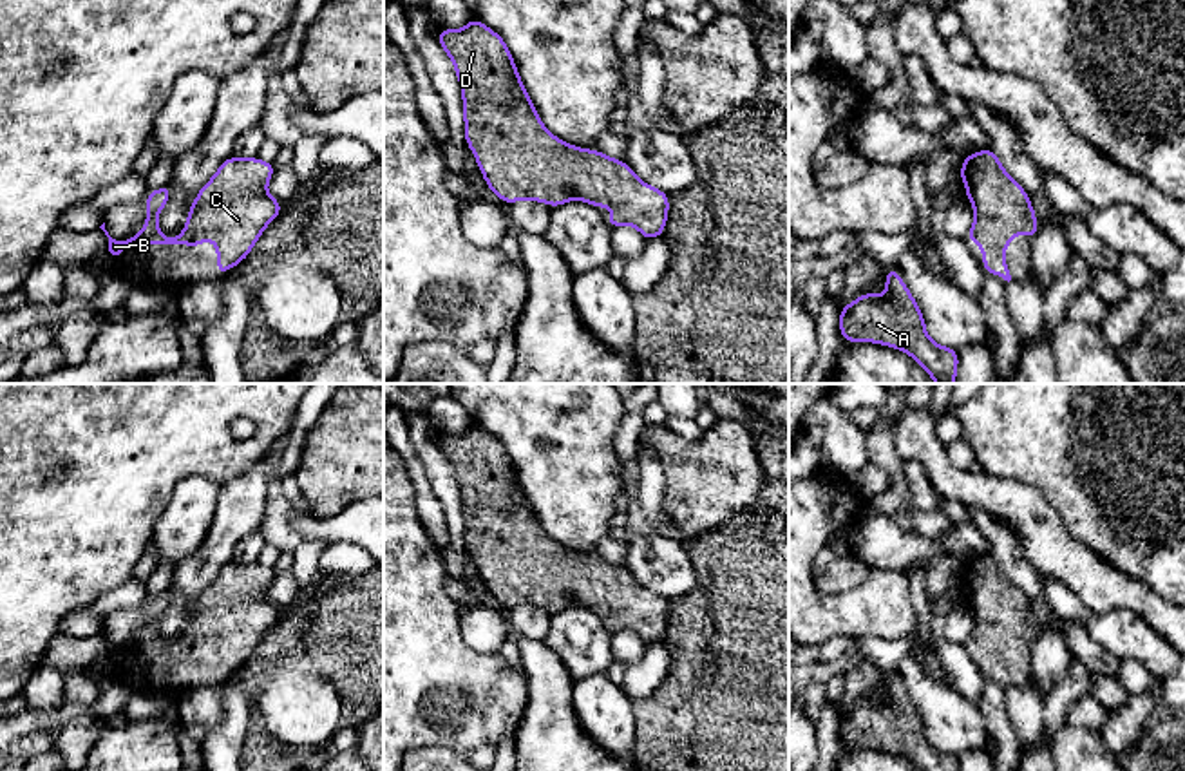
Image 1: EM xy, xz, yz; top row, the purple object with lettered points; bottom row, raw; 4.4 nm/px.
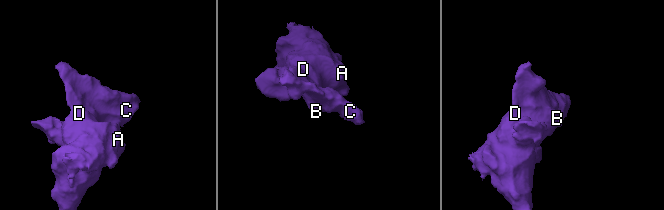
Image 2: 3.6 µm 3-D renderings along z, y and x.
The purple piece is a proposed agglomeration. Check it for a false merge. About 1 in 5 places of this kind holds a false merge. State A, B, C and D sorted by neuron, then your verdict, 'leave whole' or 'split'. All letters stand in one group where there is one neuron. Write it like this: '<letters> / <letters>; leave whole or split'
A B C D; leave whole

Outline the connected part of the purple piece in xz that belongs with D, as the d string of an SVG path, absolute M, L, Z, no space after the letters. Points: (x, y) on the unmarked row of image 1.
M470 424L460 436L438 434L438 447L454 469L461 501L463 501L463 523L465 523L465 547L474 557L479 576L488 594L505 608L512 610L519 604L534 604L550 612L561 612L572 604L599 612L613 612L615 619L604 623L610 633L621 630L635 632L646 646L662 642L669 601L640 586L628 568L608 563L602 557L590 554L579 554L564 548L546 536L539 519L519 485L517 472L510 462L510 456L503 443L488 434L485 429Z

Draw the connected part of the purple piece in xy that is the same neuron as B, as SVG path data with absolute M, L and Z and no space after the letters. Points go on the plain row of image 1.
M230 561L213 579L213 583L199 595L195 606L192 608L190 615L188 615L188 624L186 624L186 632L185 637L175 641L175 642L166 642L157 635L157 623L159 617L163 615L163 612L166 610L166 606L172 601L172 594L170 588L166 588L165 592L161 592L159 595L148 597L147 599L147 623L145 623L145 635L139 635L134 642L130 644L123 644L123 646L116 646L109 641L109 637L105 635L105 628L100 632L105 641L109 642L109 650L105 659L116 666L119 662L119 659L125 653L130 652L145 652L145 650L186 650L192 653L197 653L204 644L210 644L215 648L217 652L217 682L223 682L230 673L233 673L235 670L239 670L241 666L244 666L248 662L248 659L251 657L251 653L255 652L257 644L261 642L261 639L264 637L264 633L282 617L282 608L270 603L266 599L266 592L268 586L271 585L275 577L275 570L262 566L259 563L250 563L250 565L239 565L235 561Z

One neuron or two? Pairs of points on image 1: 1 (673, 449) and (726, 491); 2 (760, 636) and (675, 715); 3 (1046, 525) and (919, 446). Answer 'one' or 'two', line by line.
1: one
2: one
3: one

